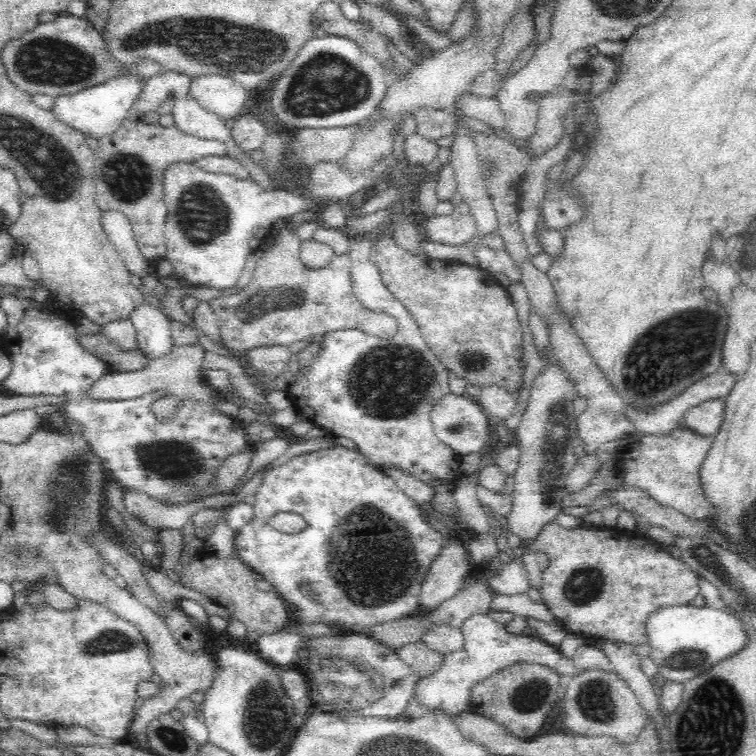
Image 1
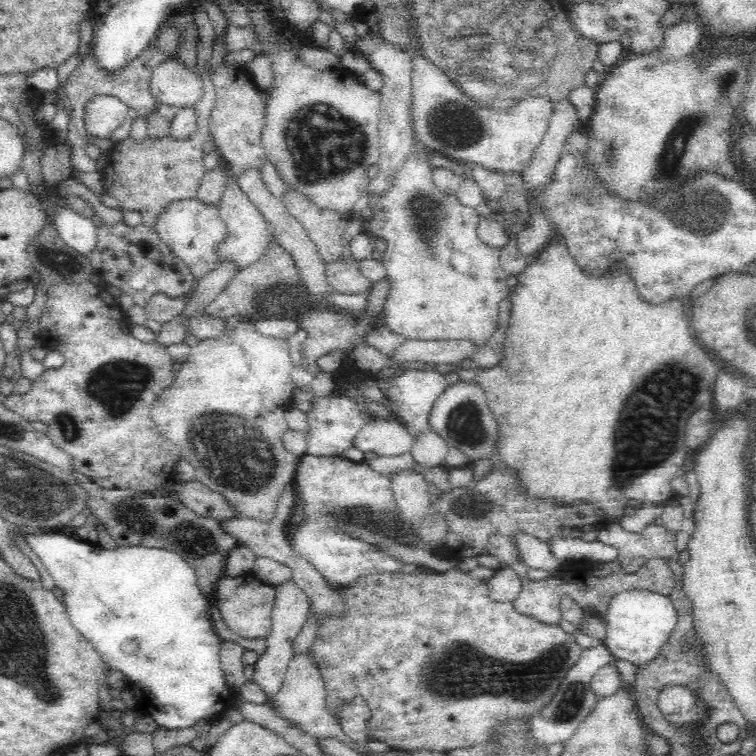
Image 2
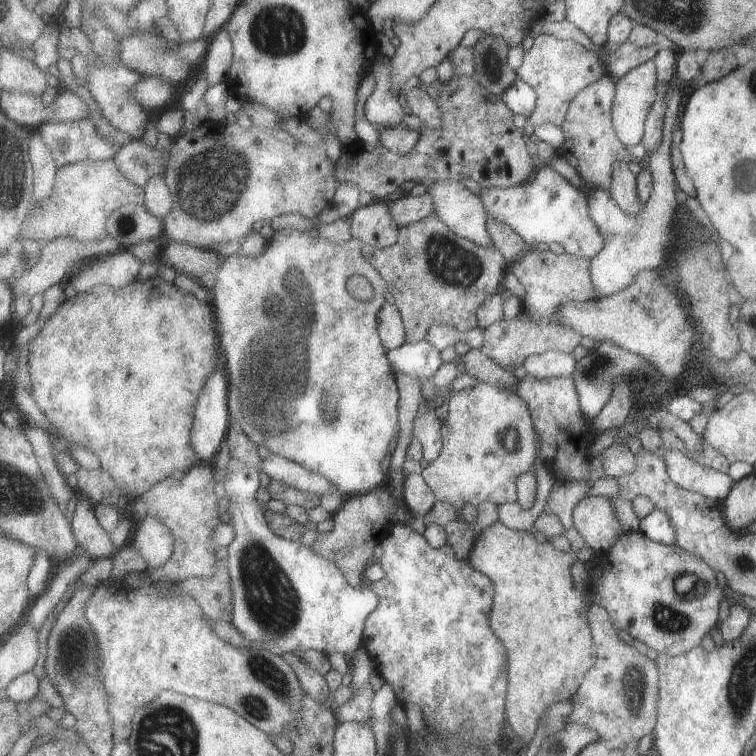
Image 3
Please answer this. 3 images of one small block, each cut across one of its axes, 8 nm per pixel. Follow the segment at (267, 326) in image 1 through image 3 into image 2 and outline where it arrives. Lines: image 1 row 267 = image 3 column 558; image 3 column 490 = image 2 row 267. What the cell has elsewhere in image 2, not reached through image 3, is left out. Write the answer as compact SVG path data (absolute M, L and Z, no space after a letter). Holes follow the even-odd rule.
M336 260L326 264L326 278L330 288L344 296L360 296L372 292L372 284L360 274L358 262L354 260Z

